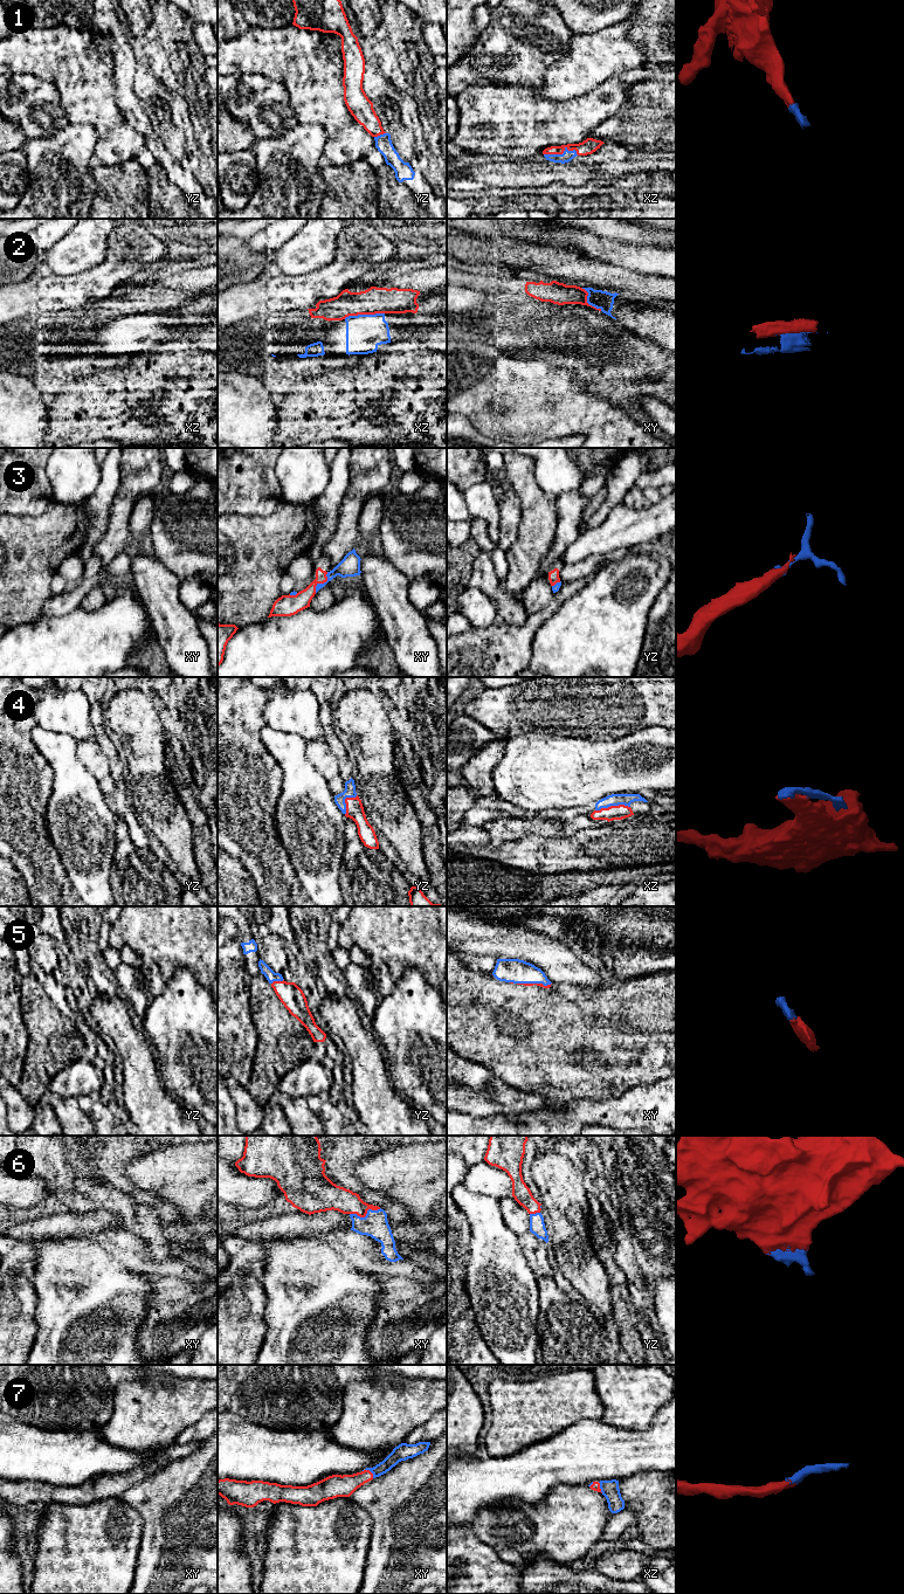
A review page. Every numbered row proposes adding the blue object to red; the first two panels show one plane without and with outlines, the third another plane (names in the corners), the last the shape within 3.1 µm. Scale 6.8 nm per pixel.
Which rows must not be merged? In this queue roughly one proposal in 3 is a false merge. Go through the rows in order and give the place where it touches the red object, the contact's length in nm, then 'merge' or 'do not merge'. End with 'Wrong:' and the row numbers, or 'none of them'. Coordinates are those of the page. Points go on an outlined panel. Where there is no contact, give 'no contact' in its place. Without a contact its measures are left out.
1: xz (561, 153) | 240 nm | merge
2: xz (364, 314) | 280 nm | do not merge
3: xy (322, 582) | 170 nm | merge
4: xz (612, 806) | 240 nm | merge
5: yz (277, 981) | 90 nm | merge
6: xy (366, 1213) | 220 nm | merge
7: xy (370, 1471) | 90 nm | merge
Wrong: 2

